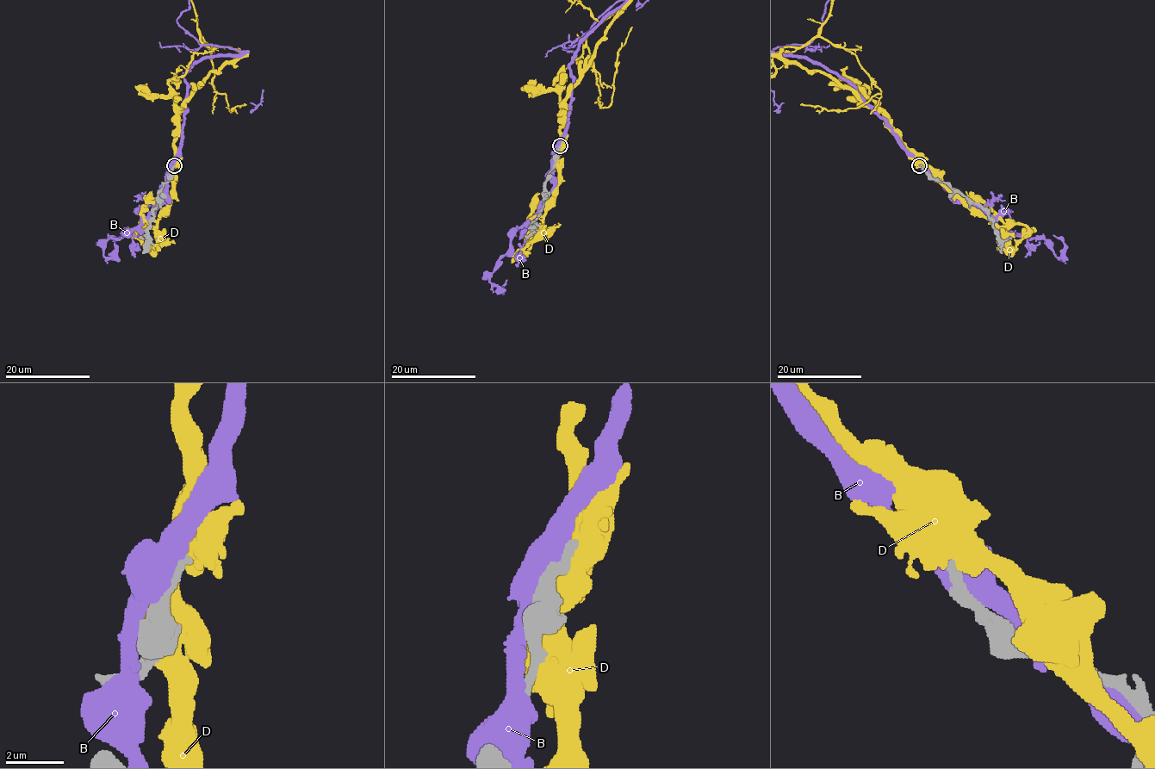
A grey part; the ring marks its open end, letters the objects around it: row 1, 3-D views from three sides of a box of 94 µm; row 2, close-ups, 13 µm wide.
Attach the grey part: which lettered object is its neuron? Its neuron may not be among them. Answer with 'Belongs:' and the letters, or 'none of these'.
Belongs: none of these

